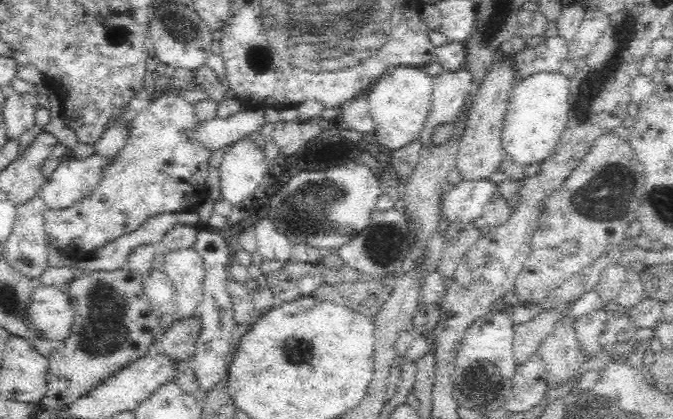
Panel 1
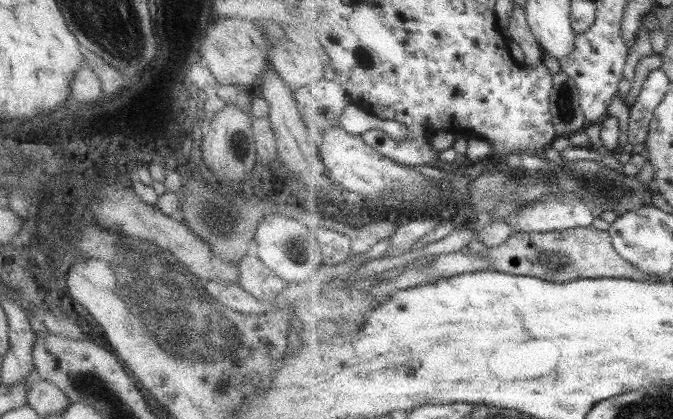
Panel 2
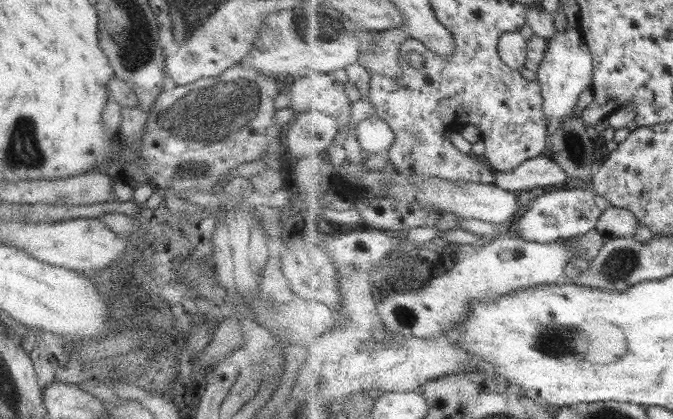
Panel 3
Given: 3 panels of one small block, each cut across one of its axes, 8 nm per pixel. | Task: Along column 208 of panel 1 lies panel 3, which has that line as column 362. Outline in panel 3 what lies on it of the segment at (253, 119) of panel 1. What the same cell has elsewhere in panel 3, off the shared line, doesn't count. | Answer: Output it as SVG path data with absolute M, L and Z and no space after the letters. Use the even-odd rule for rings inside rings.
M376 114L362 120L356 128L363 150L371 154L381 152L381 150L389 151L395 142L395 133L391 130L390 124Z

